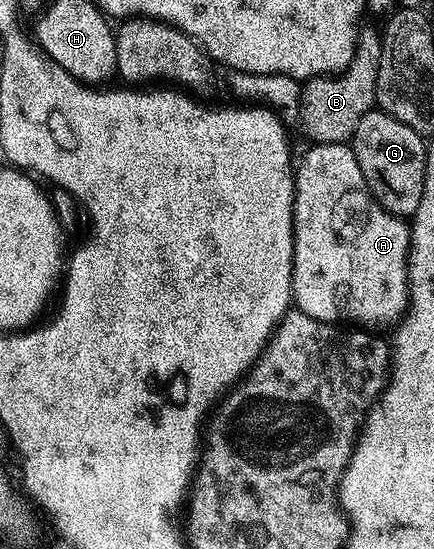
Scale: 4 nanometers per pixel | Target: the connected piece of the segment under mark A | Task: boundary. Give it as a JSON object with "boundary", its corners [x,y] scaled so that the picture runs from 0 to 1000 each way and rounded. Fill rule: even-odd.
{"boundary":[[[735,260],[717,266],[700,279],[700,288],[689,288],[677,308],[682,326],[682,362],[677,384],[673,386],[673,441],[677,443],[677,464],[673,466],[673,546],[680,561],[694,570],[714,574],[714,581],[751,585],[776,596],[827,596],[839,603],[901,601],[931,585],[945,563],[945,543],[940,537],[940,459],[949,450],[949,426],[945,410],[933,397],[910,395],[899,384],[889,384],[857,359],[848,346],[843,326],[834,319],[834,304],[825,304],[825,290],[816,282],[809,262],[802,260]]]}

